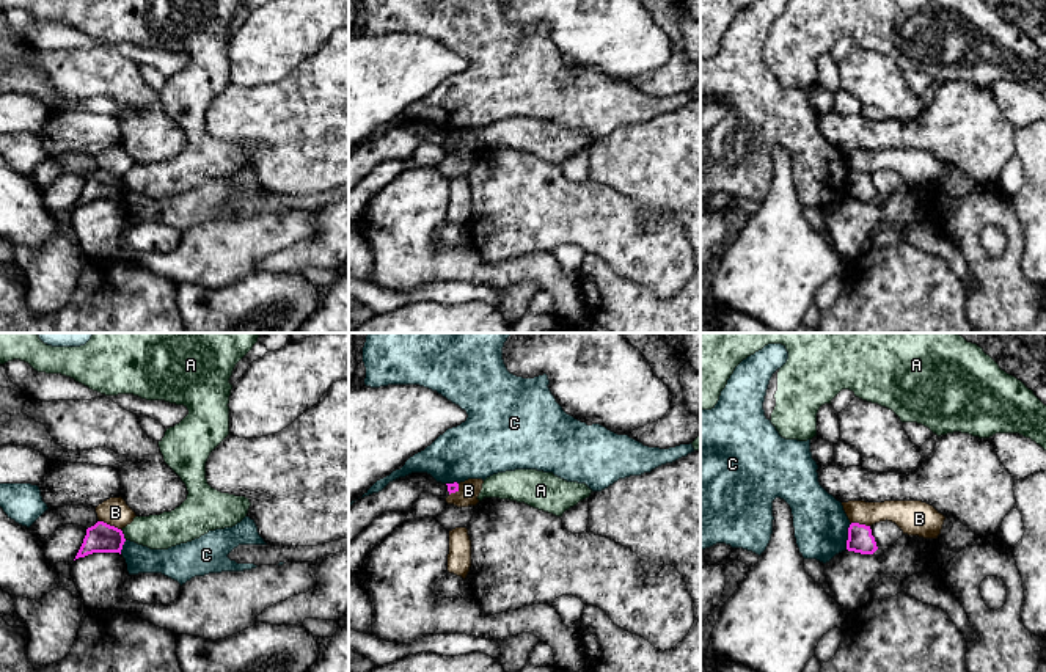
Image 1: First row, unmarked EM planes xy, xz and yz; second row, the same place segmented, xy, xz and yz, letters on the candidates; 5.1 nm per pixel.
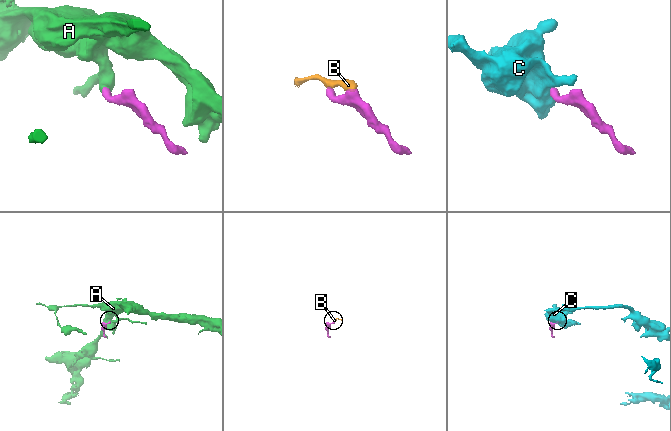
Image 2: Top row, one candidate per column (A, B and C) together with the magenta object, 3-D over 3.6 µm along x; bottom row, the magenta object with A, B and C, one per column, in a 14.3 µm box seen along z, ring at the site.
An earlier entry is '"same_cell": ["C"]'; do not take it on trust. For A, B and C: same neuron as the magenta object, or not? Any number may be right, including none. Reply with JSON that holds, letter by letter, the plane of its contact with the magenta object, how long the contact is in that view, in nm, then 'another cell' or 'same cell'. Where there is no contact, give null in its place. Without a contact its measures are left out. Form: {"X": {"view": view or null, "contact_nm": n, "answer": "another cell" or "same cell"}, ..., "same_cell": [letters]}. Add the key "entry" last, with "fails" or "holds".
{"A": {"view": "xy", "contact_nm": 70, "answer": "another cell"}, "B": {"view": "xy", "contact_nm": 120, "answer": "another cell"}, "C": {"view": "yz", "contact_nm": 140, "answer": "another cell"}, "same_cell": [], "entry": "fails"}

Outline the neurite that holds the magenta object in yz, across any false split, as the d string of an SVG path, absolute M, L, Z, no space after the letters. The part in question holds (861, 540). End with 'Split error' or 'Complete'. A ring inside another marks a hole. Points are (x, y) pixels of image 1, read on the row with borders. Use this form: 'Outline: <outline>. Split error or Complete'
Outline: M851 523L848 528L847 550L861 554L873 554L878 546L870 526Z. Complete

